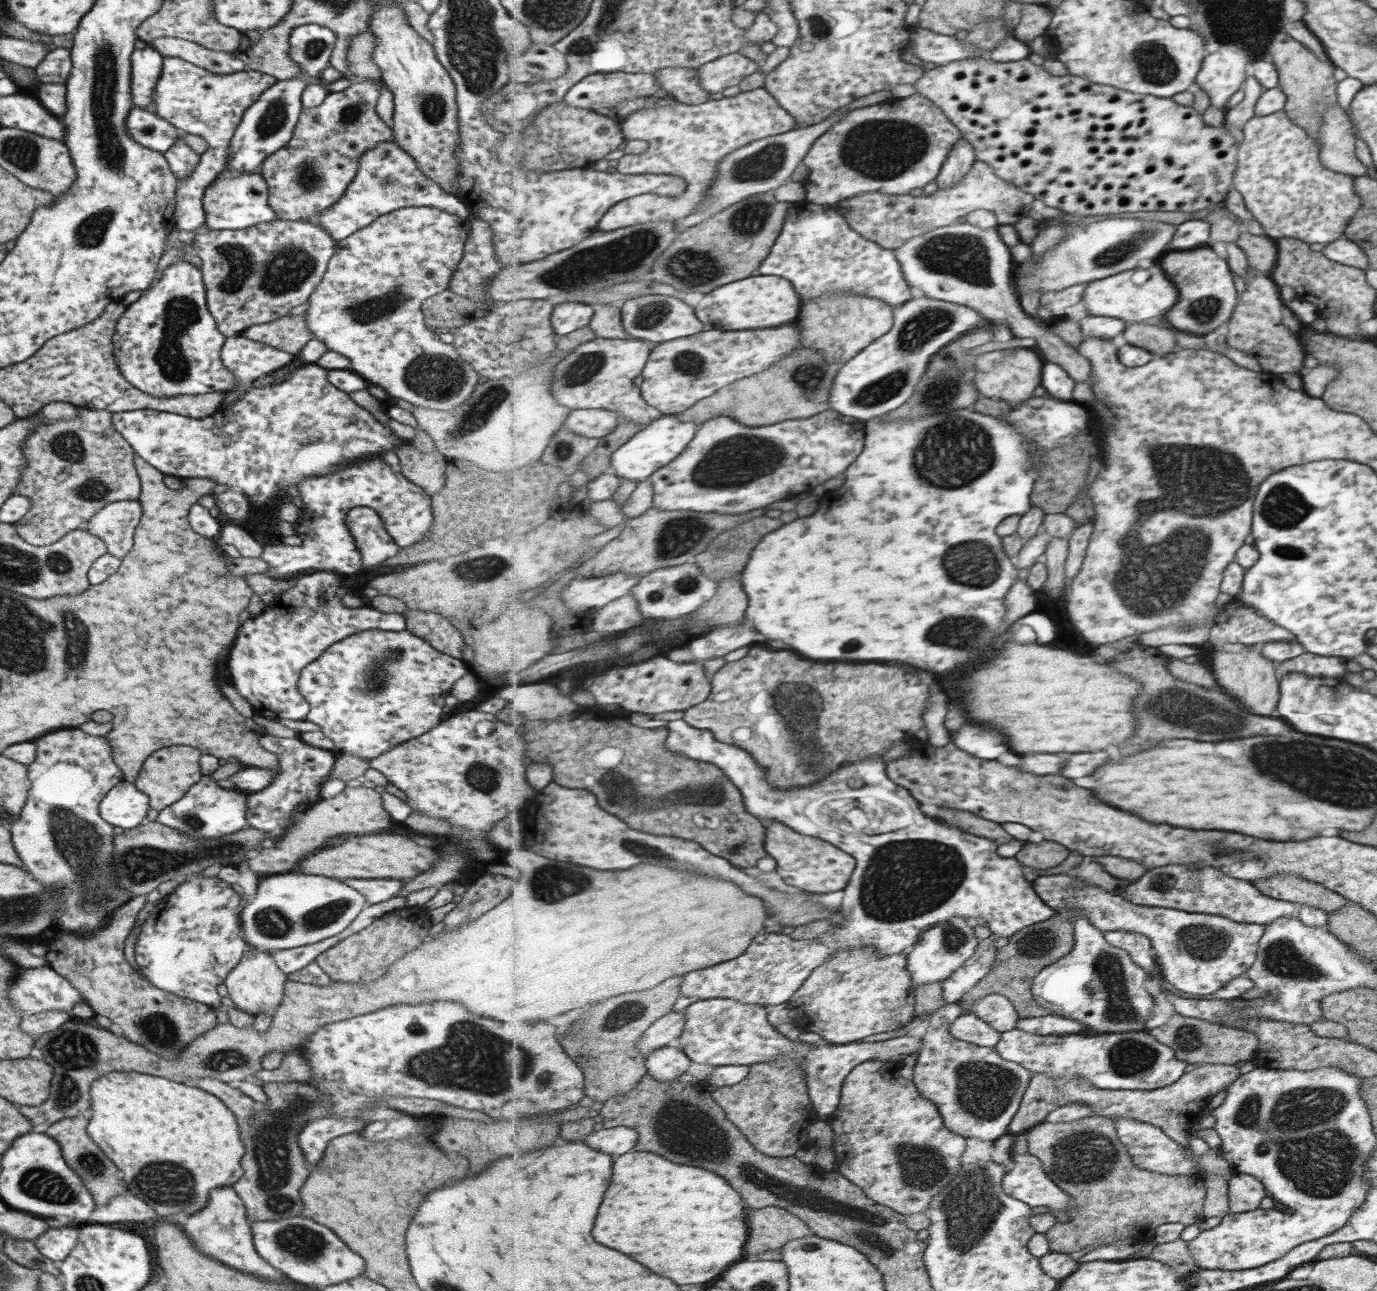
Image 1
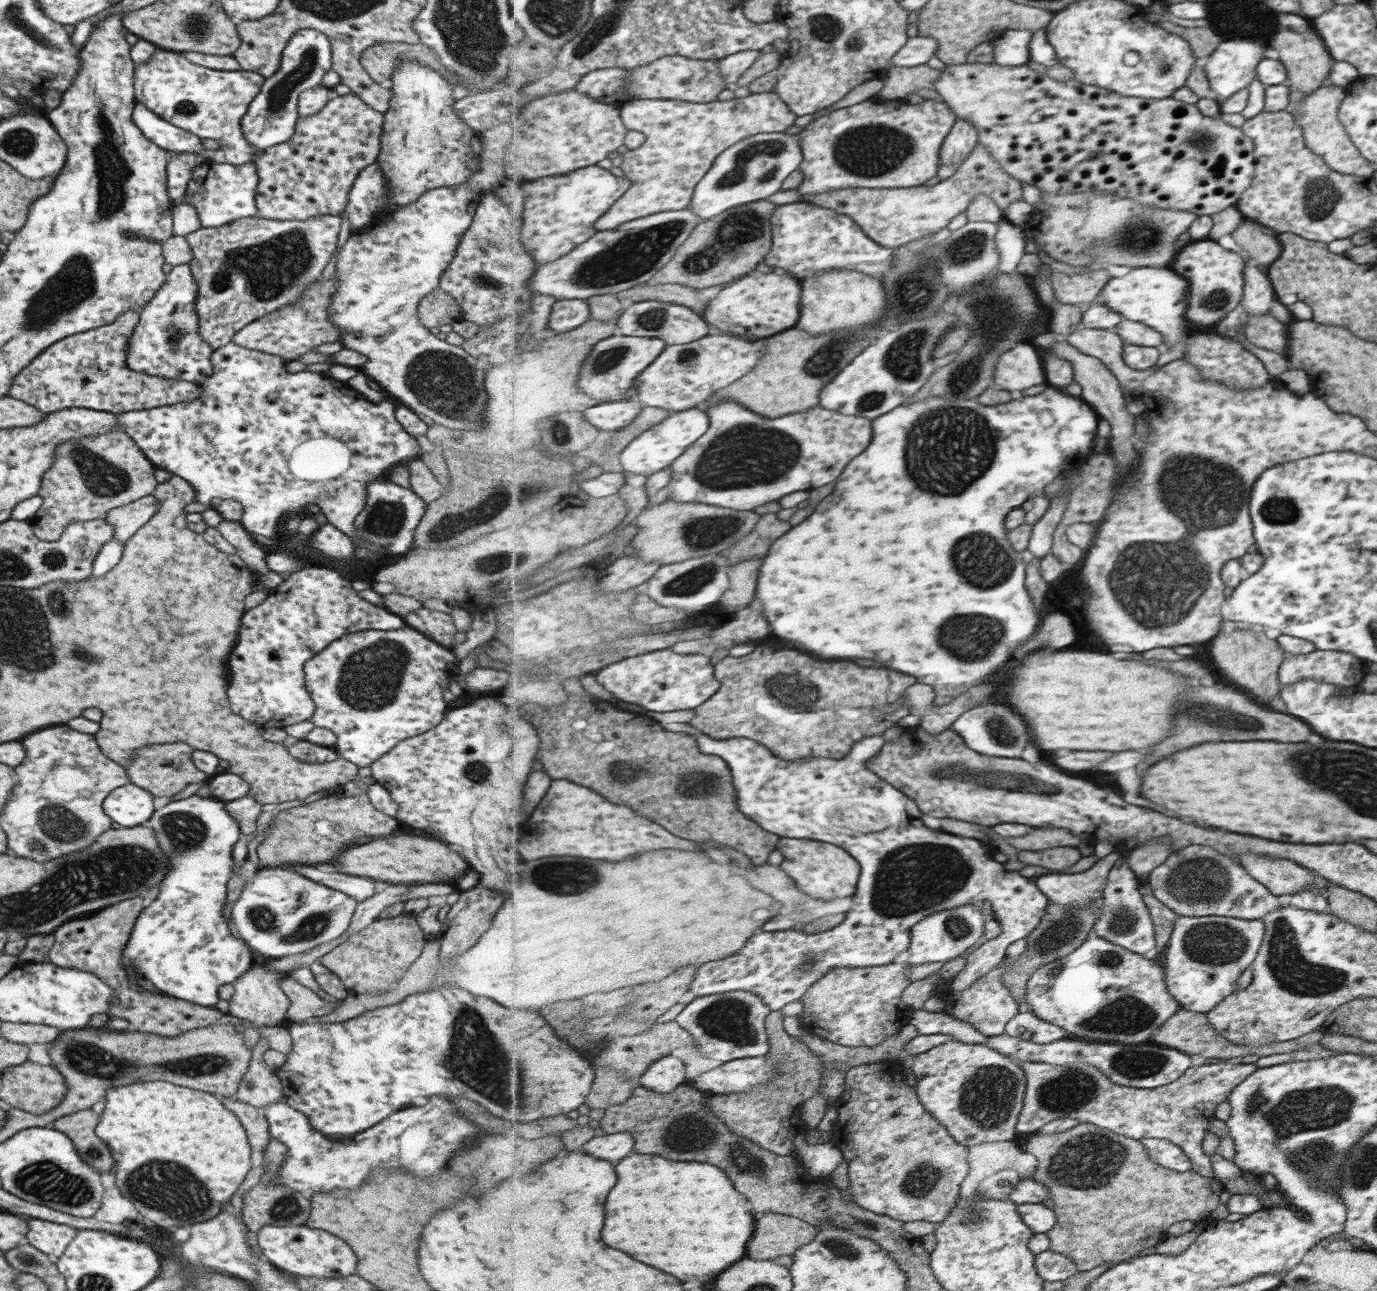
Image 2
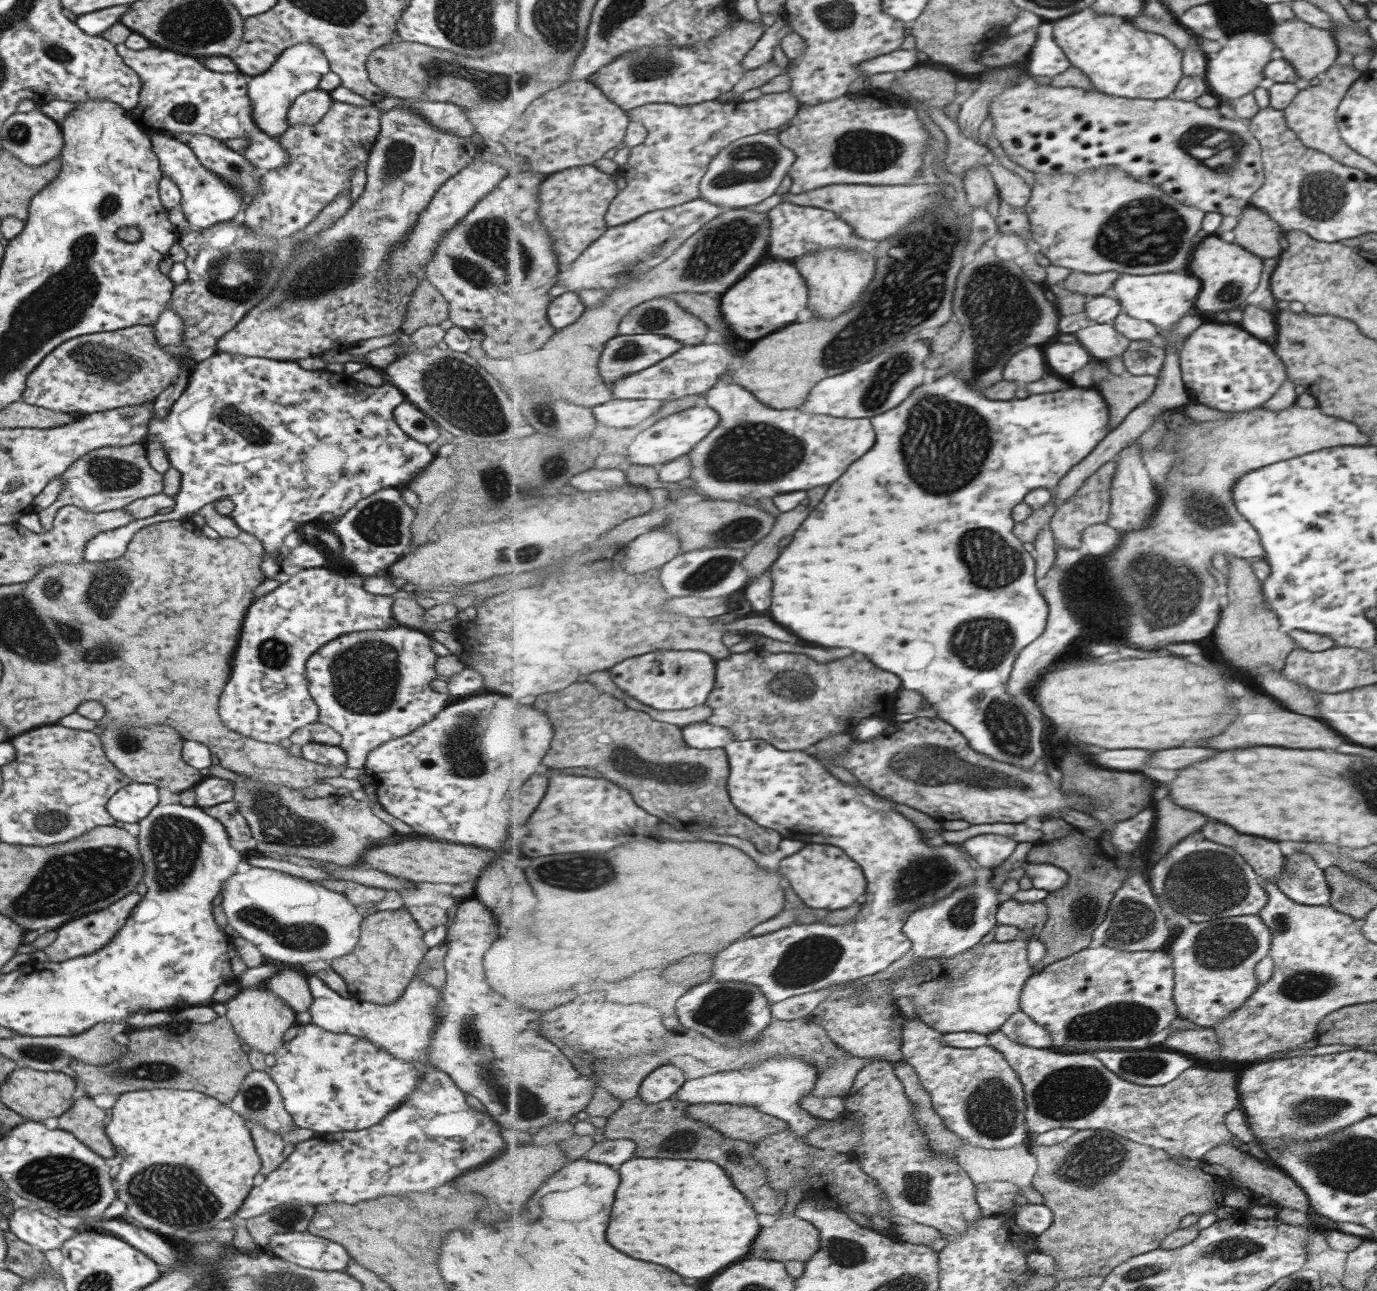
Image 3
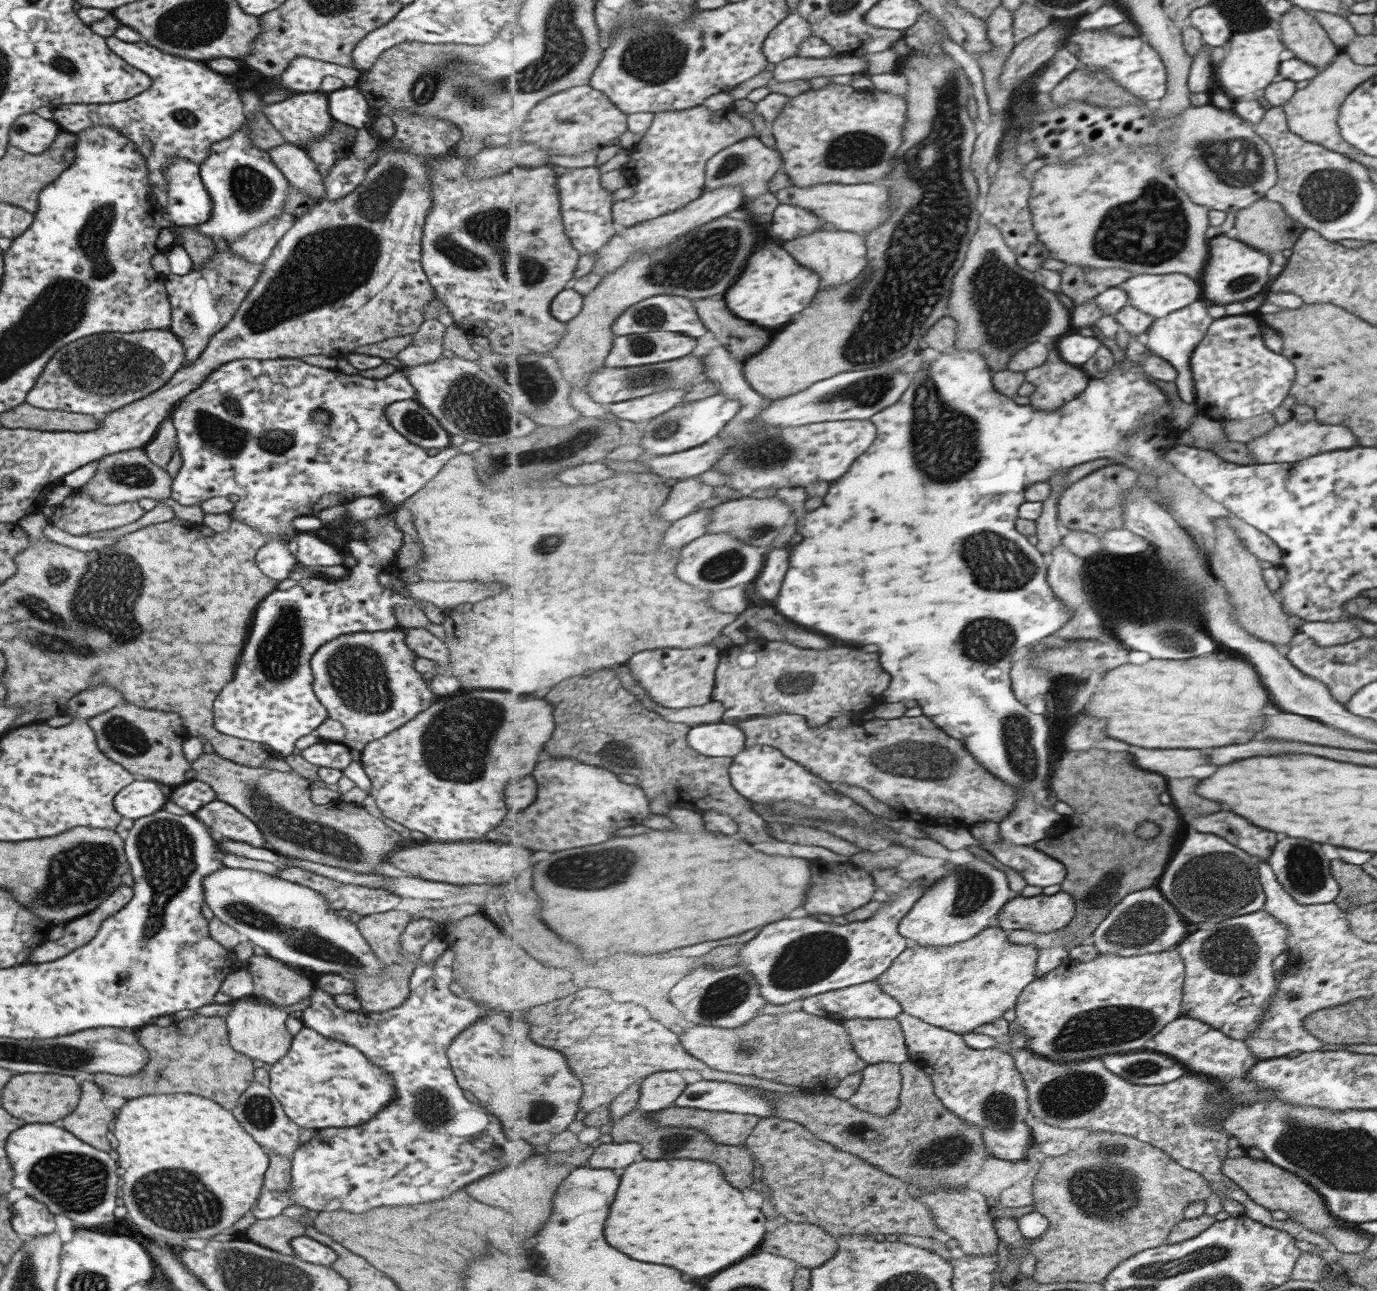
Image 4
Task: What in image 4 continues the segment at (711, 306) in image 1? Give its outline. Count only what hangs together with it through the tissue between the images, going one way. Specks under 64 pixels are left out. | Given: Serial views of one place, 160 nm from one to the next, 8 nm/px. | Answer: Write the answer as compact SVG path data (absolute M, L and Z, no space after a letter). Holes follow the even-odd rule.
M767 238L763 244L757 246L753 258L749 258L745 274L741 274L739 282L733 286L733 290L729 290L727 302L737 316L757 322L759 326L777 328L791 322L795 314L803 312L811 304L815 294L819 292L819 284L821 278L817 272L801 266L789 252L785 252L779 242Z

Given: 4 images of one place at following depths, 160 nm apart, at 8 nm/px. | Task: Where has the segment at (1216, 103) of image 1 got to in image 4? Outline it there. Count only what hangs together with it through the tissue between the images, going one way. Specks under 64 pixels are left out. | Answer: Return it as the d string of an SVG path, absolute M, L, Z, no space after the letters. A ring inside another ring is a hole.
M1261 28L1247 34L1233 34L1227 41L1227 54L1217 66L1213 66L1224 93L1233 100L1245 94L1253 94L1255 90L1265 89L1274 81L1279 73L1279 52L1283 50L1279 36L1273 28Z

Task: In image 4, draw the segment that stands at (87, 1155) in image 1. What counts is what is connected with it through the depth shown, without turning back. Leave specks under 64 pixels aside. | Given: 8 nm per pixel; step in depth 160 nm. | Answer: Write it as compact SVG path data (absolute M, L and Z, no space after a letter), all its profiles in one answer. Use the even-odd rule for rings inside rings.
M82 1081L79 1104L61 1119L61 1128L73 1134L74 1138L89 1143L89 1146L107 1152L109 1150L109 1140L106 1138L107 1124L115 1113L110 1112L101 1103L103 1094L104 1090L93 1081Z

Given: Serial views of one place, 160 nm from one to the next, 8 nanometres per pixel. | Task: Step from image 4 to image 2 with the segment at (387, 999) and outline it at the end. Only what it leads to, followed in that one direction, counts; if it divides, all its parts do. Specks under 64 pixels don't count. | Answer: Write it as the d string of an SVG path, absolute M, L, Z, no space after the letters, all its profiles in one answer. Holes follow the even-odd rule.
M407 912L392 918L377 917L321 956L318 962L330 970L349 993L385 994L394 988L408 966L421 954L424 944L430 941L425 940L425 934L415 920L417 916L419 914Z

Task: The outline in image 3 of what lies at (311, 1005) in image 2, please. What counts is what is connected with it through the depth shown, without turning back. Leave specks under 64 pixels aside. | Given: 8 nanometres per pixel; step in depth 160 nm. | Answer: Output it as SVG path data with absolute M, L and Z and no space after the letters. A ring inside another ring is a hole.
M313 960L301 965L302 972L289 968L279 969L263 983L265 989L273 995L281 998L294 1013L308 1012L308 1006L313 1002L310 991L307 988L307 974L319 970L331 969L324 960Z

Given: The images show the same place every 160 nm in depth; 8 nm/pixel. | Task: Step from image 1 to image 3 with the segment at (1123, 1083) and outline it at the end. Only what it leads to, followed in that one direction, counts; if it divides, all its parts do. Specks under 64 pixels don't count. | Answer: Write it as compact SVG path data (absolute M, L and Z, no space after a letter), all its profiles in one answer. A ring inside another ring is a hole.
M1161 1043L1151 1044L1142 1049L1124 1049L1121 1051L1095 1050L1091 1054L1100 1058L1105 1066L1109 1067L1121 1078L1143 1086L1163 1086L1176 1080L1184 1070L1193 1067L1193 1061L1184 1054L1177 1053Z

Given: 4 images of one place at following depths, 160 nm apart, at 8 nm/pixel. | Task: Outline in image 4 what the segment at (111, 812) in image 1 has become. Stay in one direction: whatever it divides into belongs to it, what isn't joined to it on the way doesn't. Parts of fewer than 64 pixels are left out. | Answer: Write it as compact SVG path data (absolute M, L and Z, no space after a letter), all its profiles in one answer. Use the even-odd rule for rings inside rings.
M136 778L113 797L113 808L129 820L137 820L162 809L167 796L161 793L159 783Z

